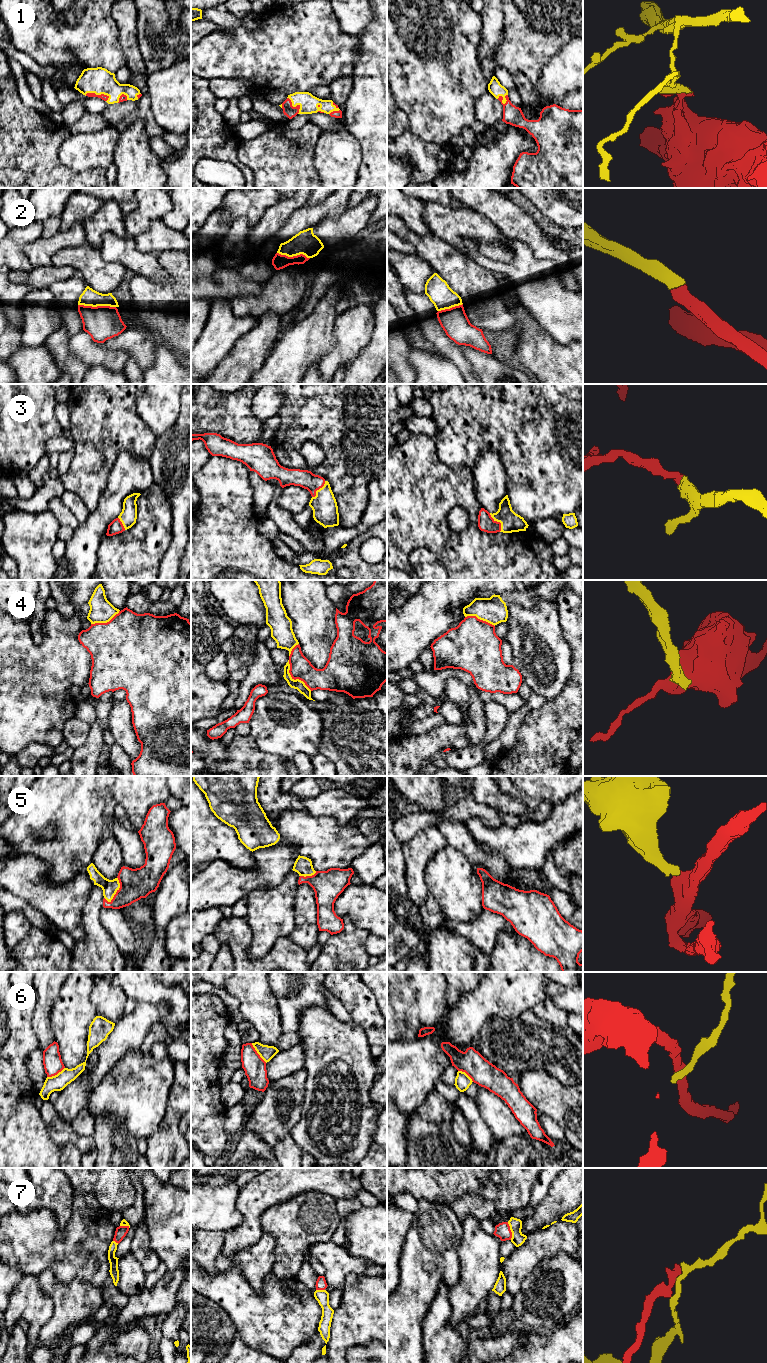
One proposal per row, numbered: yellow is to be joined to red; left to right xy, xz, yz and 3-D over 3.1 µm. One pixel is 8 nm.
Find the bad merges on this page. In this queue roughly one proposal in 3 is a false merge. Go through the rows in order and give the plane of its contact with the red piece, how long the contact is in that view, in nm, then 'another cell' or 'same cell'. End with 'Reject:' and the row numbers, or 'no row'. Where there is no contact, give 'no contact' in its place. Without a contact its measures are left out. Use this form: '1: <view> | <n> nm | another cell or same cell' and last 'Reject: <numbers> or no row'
1: xy | 200 nm | another cell
2: xy | 300 nm | same cell
3: yz | 180 nm | same cell
4: xz | 320 nm | another cell
5: xy | 220 nm | same cell
6: xz | 200 nm | another cell
7: yz | 150 nm | another cell
Reject: 1, 4, 6, 7

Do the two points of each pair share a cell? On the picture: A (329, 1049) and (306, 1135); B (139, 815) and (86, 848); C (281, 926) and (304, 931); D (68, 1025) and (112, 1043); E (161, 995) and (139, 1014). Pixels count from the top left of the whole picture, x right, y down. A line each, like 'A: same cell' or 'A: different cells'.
A: same cell
B: different cells
C: different cells
D: different cells
E: different cells

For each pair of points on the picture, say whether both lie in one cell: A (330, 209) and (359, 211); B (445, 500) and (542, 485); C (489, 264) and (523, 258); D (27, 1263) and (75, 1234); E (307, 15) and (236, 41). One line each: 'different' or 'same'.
A: different
B: different
C: same
D: same
E: same

